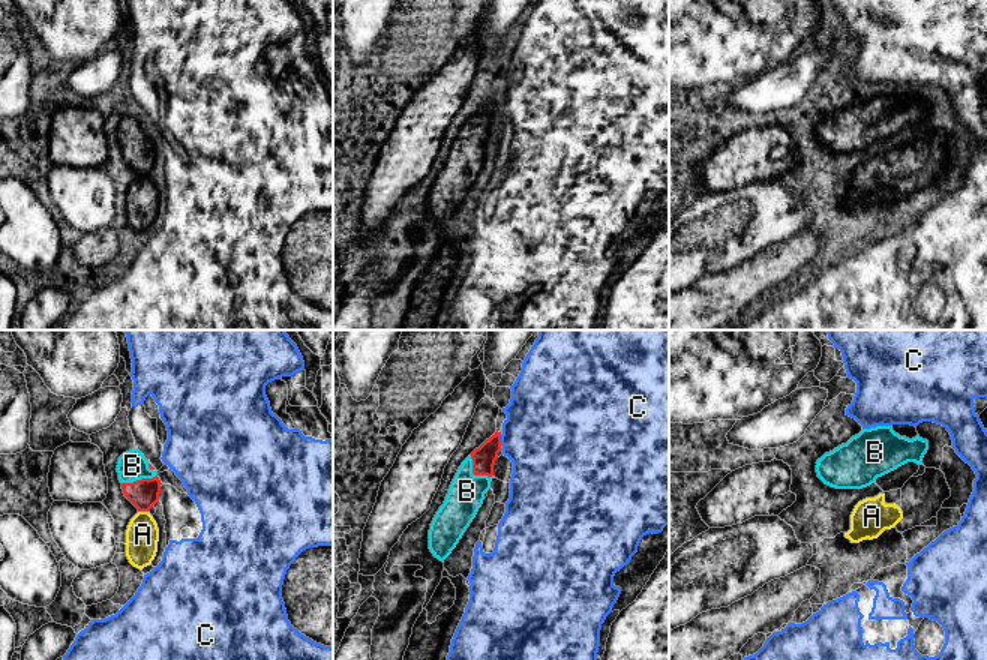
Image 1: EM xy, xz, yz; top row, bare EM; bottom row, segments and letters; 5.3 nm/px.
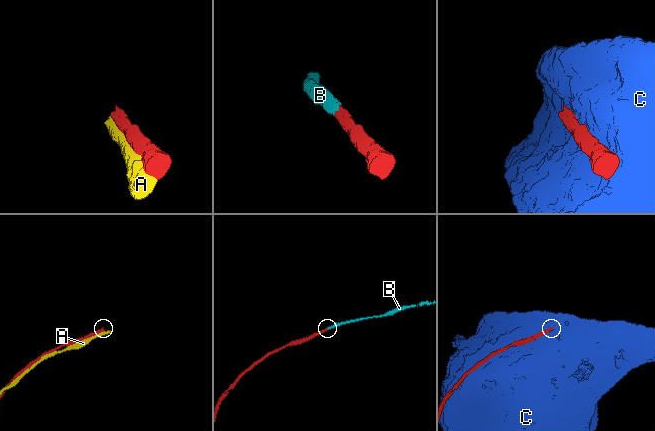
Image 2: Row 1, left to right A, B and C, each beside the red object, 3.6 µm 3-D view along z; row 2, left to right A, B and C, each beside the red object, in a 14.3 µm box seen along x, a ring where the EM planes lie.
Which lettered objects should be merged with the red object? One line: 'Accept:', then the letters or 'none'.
Accept: B

